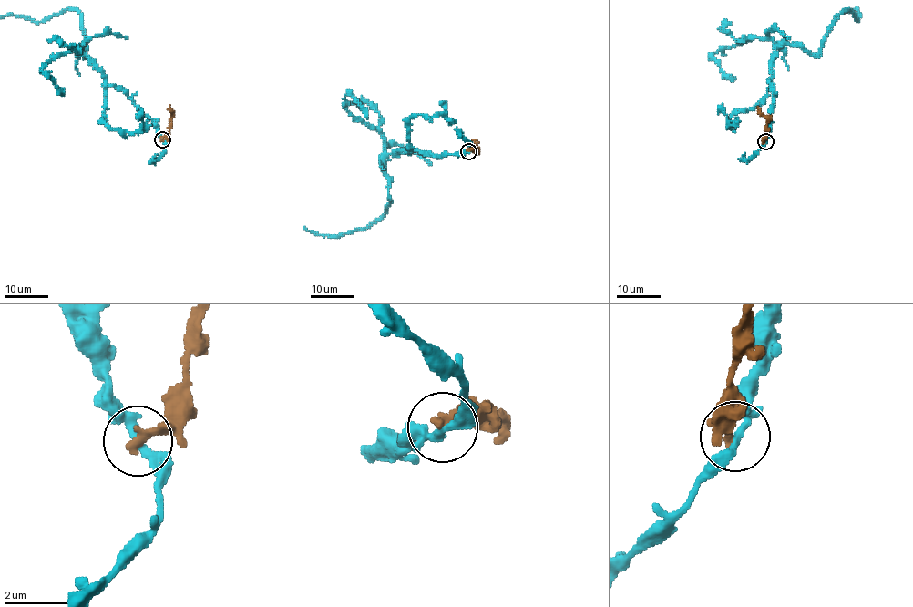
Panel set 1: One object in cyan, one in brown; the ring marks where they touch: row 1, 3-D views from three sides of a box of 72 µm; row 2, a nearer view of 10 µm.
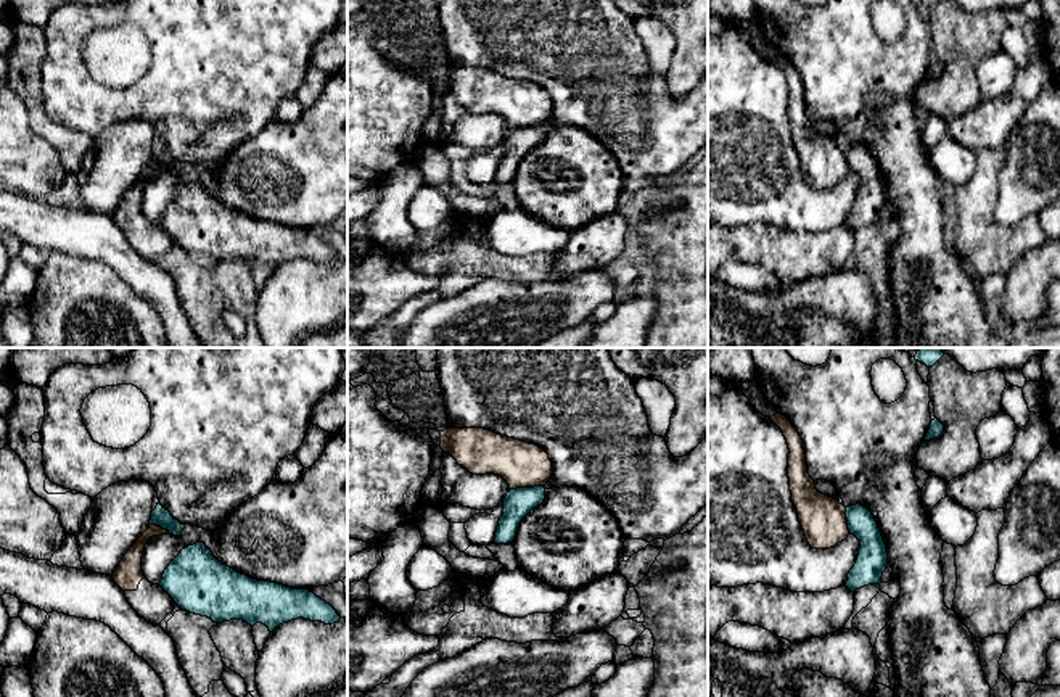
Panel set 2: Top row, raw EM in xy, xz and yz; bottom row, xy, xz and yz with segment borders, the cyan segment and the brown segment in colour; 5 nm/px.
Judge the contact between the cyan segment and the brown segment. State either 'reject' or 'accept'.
reject

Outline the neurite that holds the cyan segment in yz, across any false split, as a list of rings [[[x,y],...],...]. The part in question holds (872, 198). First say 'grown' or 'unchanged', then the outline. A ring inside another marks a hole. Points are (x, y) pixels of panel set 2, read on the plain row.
unchanged | [[[861,145],[846,146],[848,169],[861,180],[854,206],[848,212],[846,227],[854,232],[869,224],[880,224],[888,204],[888,192],[872,151]]]

